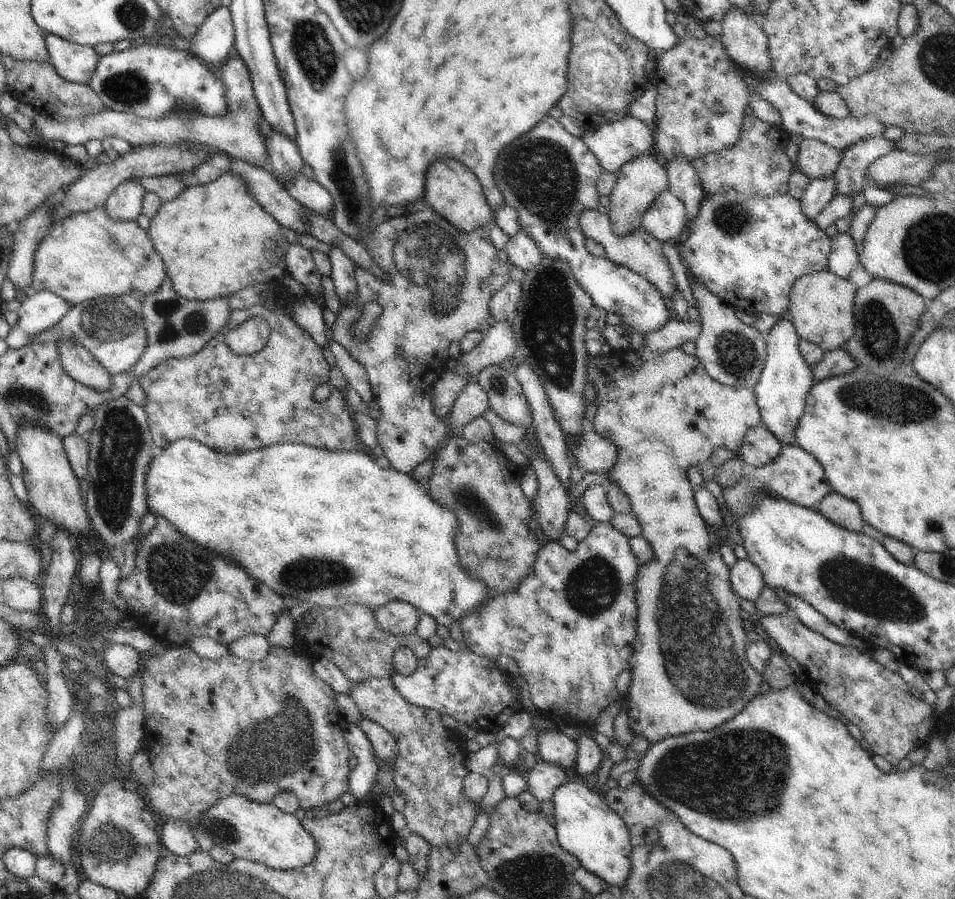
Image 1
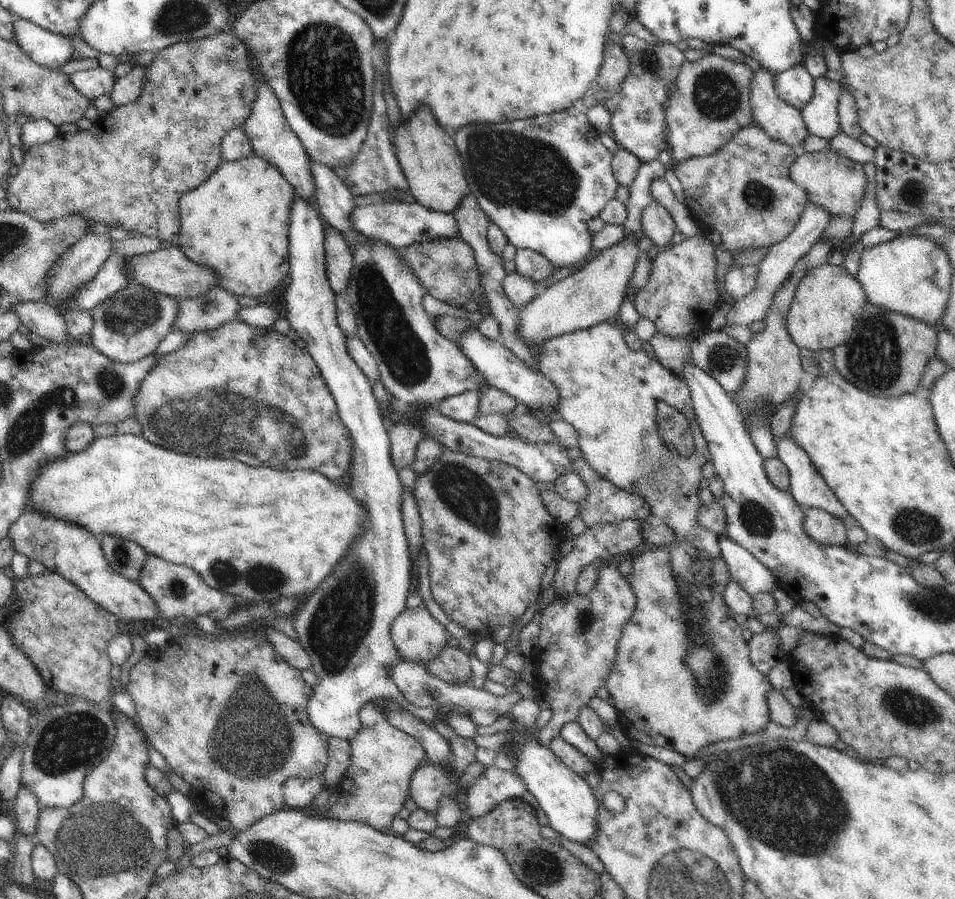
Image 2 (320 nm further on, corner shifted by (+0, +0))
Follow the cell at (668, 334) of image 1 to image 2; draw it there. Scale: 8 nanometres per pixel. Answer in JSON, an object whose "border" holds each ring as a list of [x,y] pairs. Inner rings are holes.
{"border":[[[808,201],[808,202],[807,202],[807,204],[806,204],[806,205],[805,205],[805,206],[804,206],[804,212],[802,212],[802,214],[800,214],[800,220],[798,220],[798,224],[796,224],[796,227],[795,227],[795,228],[794,228],[794,230],[792,230],[792,232],[790,232],[790,235],[789,235],[789,236],[786,236],[786,238],[784,238],[784,240],[782,240],[782,241],[781,241],[781,242],[778,242],[778,244],[774,244],[774,246],[772,246],[772,247],[771,247],[771,249],[770,249],[770,250],[769,250],[769,251],[768,251],[768,253],[767,253],[767,255],[766,255],[766,257],[765,257],[765,258],[764,258],[764,260],[762,260],[762,261],[761,261],[761,262],[760,262],[760,264],[758,264],[758,282],[757,282],[757,286],[756,286],[756,288],[754,288],[754,290],[752,290],[752,293],[751,293],[751,294],[750,294],[750,295],[747,295],[747,296],[746,296],[746,297],[745,297],[745,298],[742,298],[742,299],[741,299],[741,300],[740,300],[740,301],[736,301],[736,302],[735,302],[735,304],[734,304],[734,306],[732,306],[732,308],[731,308],[731,310],[730,310],[730,311],[729,311],[729,312],[728,312],[728,313],[727,313],[727,315],[726,315],[726,325],[725,325],[725,326],[723,326],[723,327],[722,327],[722,329],[721,329],[721,330],[722,330],[722,331],[723,331],[723,328],[724,328],[724,327],[726,327],[726,326],[732,326],[732,325],[733,325],[733,326],[747,326],[747,327],[748,327],[748,326],[749,326],[749,325],[750,325],[750,324],[752,324],[752,323],[753,323],[753,322],[755,322],[755,321],[764,321],[764,320],[765,320],[765,319],[766,319],[766,318],[767,318],[767,315],[768,315],[768,314],[769,314],[769,311],[770,311],[770,308],[771,308],[771,307],[772,307],[772,304],[773,304],[773,301],[774,301],[774,298],[775,298],[775,295],[776,295],[776,292],[778,292],[778,290],[780,290],[780,288],[781,288],[781,287],[782,287],[782,284],[784,284],[784,282],[785,282],[785,281],[786,281],[786,280],[788,280],[788,276],[790,276],[790,272],[792,272],[792,270],[794,270],[794,266],[795,266],[795,265],[796,265],[796,262],[798,262],[798,260],[800,260],[800,258],[803,258],[803,257],[804,257],[804,256],[805,256],[805,255],[806,255],[806,254],[808,254],[808,252],[810,252],[810,248],[812,248],[812,246],[814,246],[814,244],[816,244],[816,242],[817,242],[817,241],[818,241],[818,240],[819,240],[819,239],[820,239],[820,238],[821,238],[821,236],[822,236],[822,234],[824,234],[824,230],[826,230],[826,228],[828,228],[828,224],[830,224],[830,220],[832,220],[832,216],[830,216],[830,214],[828,214],[828,210],[826,210],[826,208],[822,208],[822,206],[816,206],[816,204],[812,204],[812,202],[809,202],[809,201]]]}

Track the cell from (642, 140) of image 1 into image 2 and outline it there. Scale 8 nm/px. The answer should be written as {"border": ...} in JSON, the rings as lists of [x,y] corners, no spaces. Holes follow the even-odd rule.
{"border":[[[626,34],[621,42],[630,62],[630,72],[619,92],[622,98],[616,112],[613,112],[609,134],[621,146],[620,149],[632,152],[643,165],[658,158],[660,152],[668,151],[664,104],[670,98],[669,92],[676,88],[676,76],[680,74],[686,53],[681,52],[673,43],[649,44],[631,34]]]}

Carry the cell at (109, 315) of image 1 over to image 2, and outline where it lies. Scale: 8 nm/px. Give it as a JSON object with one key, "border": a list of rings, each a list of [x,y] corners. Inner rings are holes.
{"border":[[[130,283],[93,310],[91,342],[108,360],[120,363],[142,360],[155,353],[158,344],[174,331],[178,310],[178,299],[148,290],[142,284]]]}

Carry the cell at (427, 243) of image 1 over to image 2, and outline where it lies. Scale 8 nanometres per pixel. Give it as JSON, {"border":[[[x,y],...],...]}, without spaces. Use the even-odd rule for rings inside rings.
{"border":[[[438,238],[414,242],[402,252],[426,293],[452,307],[462,308],[470,301],[486,298],[472,246],[460,238]]]}

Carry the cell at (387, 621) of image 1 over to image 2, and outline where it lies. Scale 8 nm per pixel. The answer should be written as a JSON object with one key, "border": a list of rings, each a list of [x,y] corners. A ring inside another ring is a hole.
{"border":[[[423,606],[405,608],[391,627],[392,643],[406,660],[424,665],[447,646],[451,634]]]}

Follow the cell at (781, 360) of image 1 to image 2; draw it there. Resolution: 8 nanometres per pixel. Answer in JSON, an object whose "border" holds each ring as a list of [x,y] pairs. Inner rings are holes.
{"border":[[[790,434],[776,440],[774,446],[778,458],[788,470],[790,492],[794,500],[807,509],[822,508],[844,522],[848,512],[822,479],[804,448],[800,448]]]}

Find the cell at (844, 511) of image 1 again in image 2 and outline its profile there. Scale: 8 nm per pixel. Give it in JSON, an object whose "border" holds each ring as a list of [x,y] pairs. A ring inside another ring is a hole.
{"border":[[[822,508],[805,509],[806,524],[804,530],[818,544],[835,546],[847,545],[847,531],[844,522],[834,518]]]}

